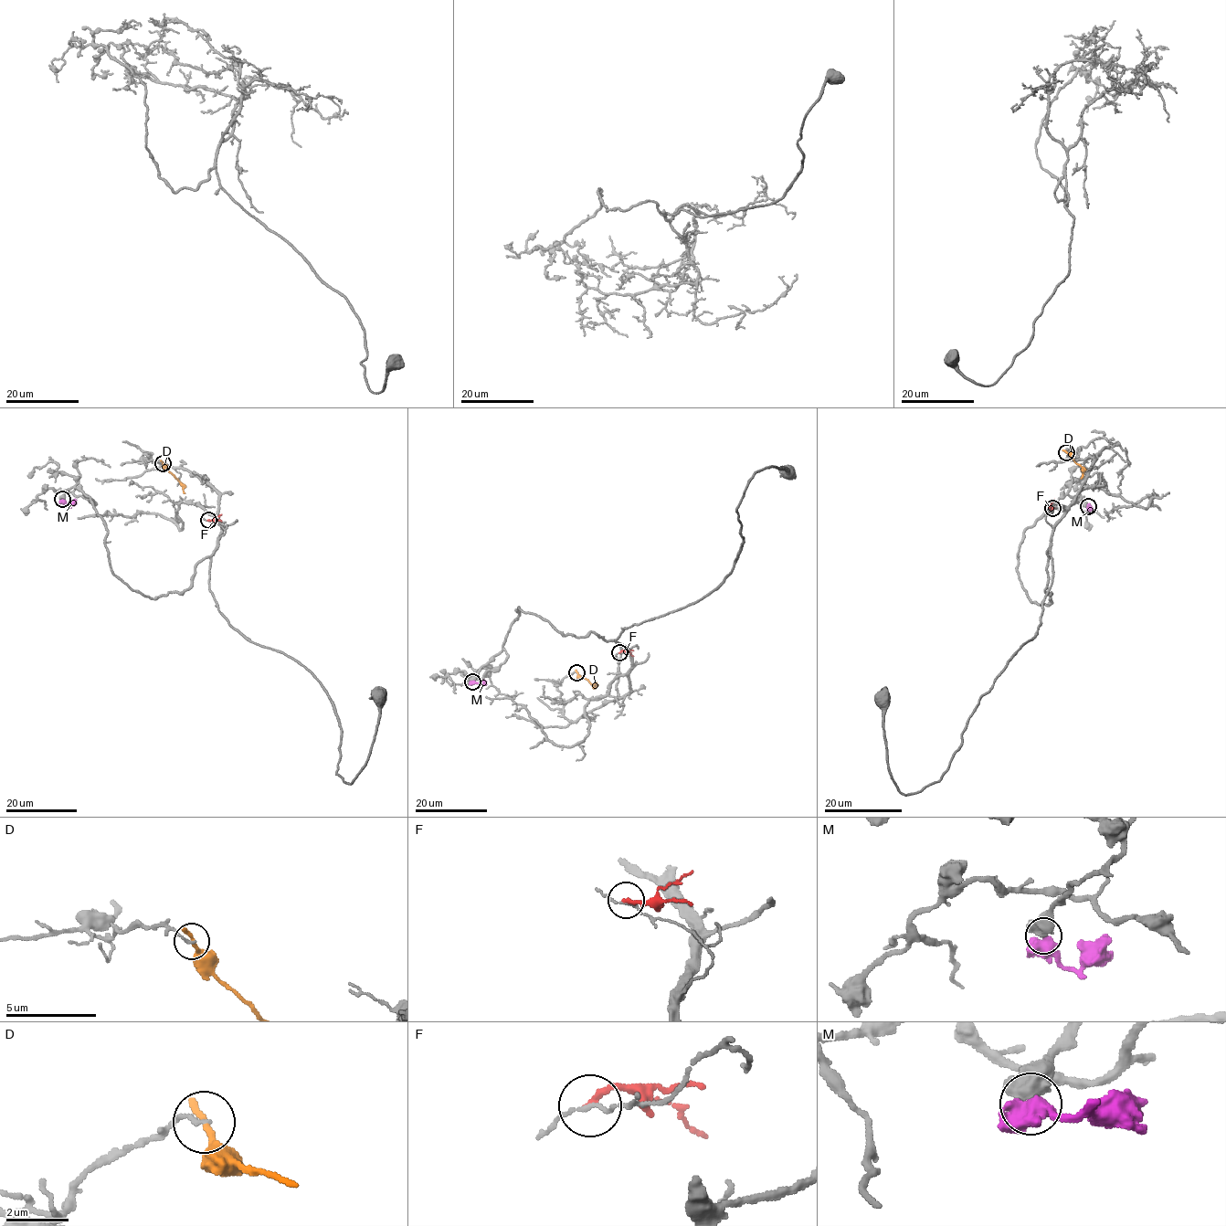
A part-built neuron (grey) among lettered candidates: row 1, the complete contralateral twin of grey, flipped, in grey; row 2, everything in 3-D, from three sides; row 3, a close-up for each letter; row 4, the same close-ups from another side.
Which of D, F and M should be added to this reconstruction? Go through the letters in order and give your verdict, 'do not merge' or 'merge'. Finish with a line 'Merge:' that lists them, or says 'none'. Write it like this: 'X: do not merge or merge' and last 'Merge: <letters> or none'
D: do not merge
F: do not merge
M: do not merge
Merge: none

